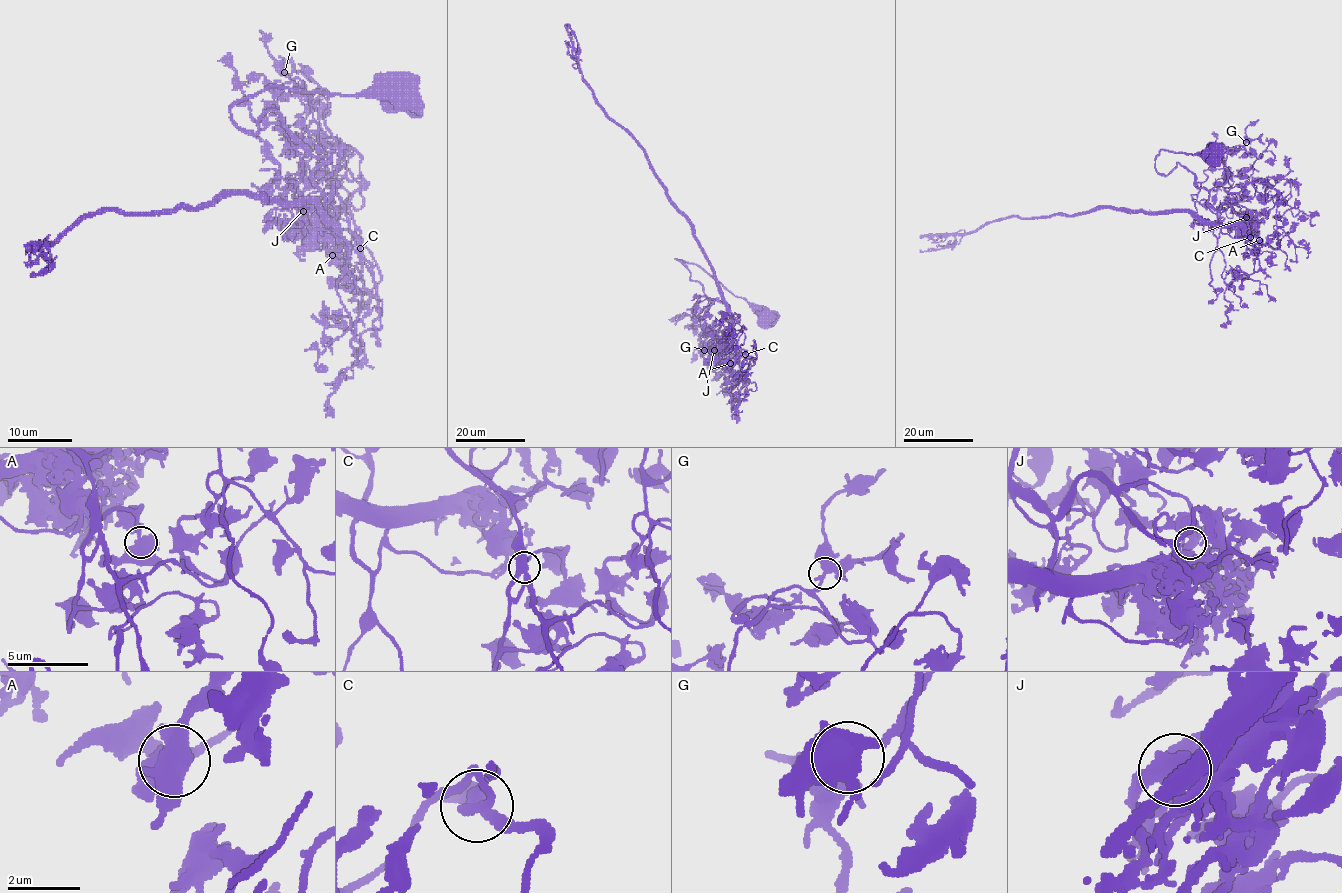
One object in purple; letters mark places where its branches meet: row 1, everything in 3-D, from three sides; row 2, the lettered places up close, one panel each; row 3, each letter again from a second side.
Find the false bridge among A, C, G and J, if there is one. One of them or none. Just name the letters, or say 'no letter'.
J

